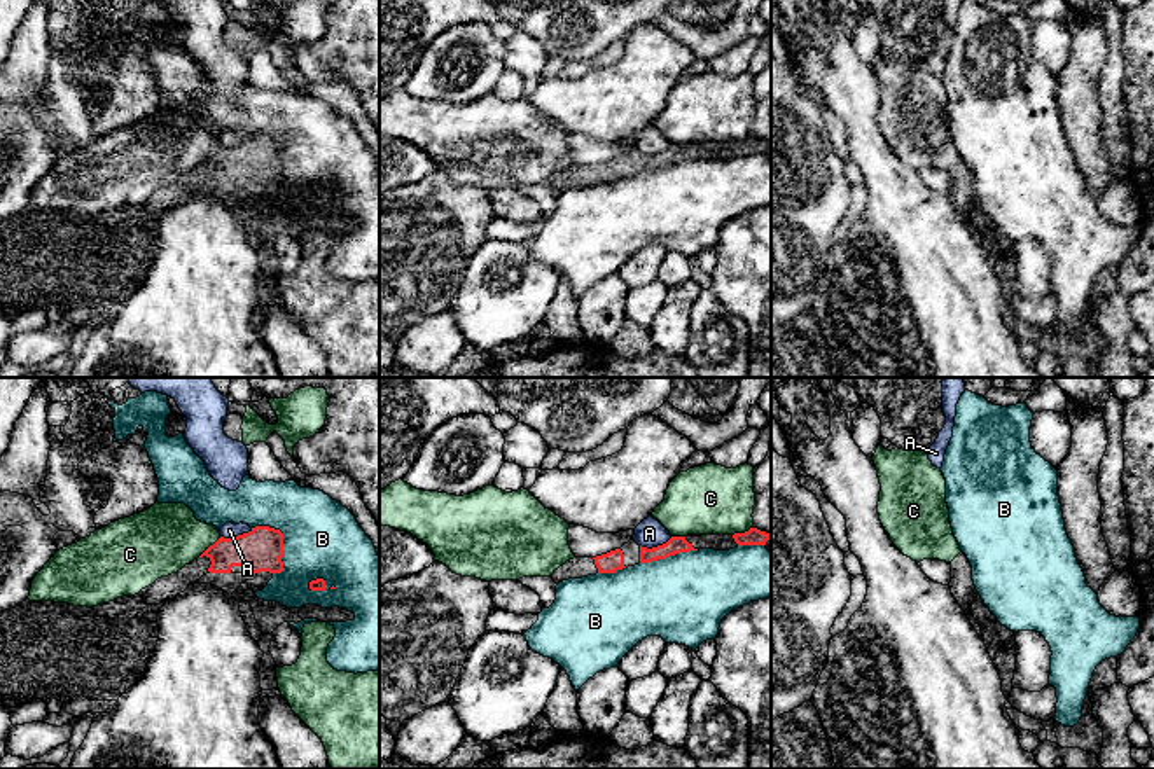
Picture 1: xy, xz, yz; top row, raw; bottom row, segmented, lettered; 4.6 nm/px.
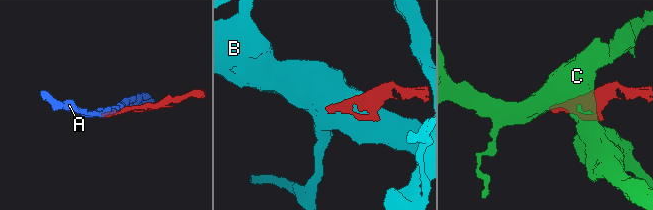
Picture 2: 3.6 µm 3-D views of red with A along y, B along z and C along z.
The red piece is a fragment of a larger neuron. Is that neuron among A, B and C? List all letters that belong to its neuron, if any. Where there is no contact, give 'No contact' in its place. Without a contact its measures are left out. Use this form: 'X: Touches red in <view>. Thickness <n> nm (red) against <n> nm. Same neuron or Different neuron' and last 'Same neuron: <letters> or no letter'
A: Touches red in xy. Thickness 200 nm (red) against 70 nm. Different neuron
B: Touches red in xy. Thickness 200 nm (red) against 360 nm. Different neuron
C: Touches red in xy. Thickness 200 nm (red) against 320 nm. Different neuron
Same neuron: no letter

